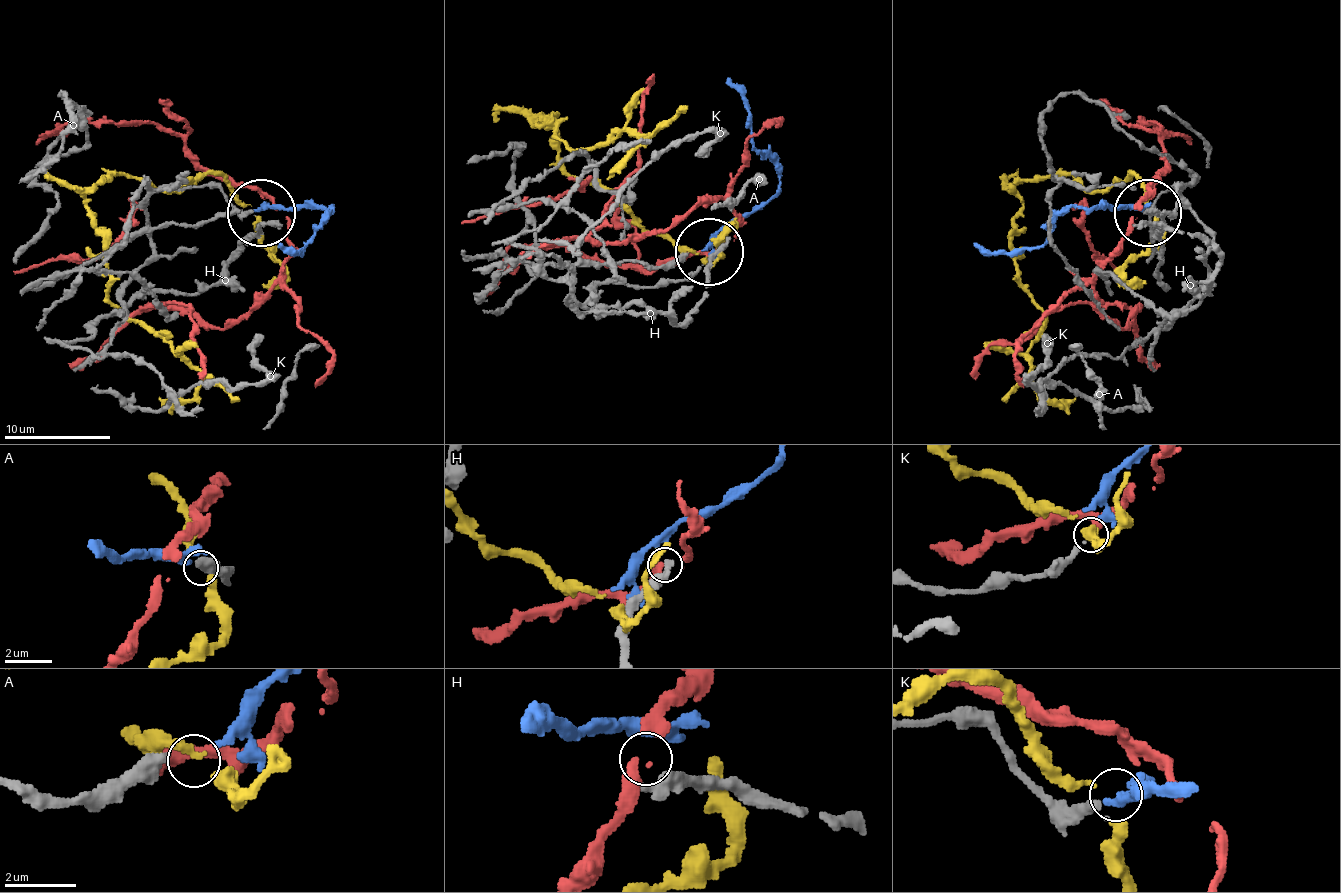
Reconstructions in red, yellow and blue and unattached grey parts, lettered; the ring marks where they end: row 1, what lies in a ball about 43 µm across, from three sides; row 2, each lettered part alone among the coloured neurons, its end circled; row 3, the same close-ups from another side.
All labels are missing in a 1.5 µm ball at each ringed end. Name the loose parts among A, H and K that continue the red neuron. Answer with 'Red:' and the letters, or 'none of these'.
Red: none of these

